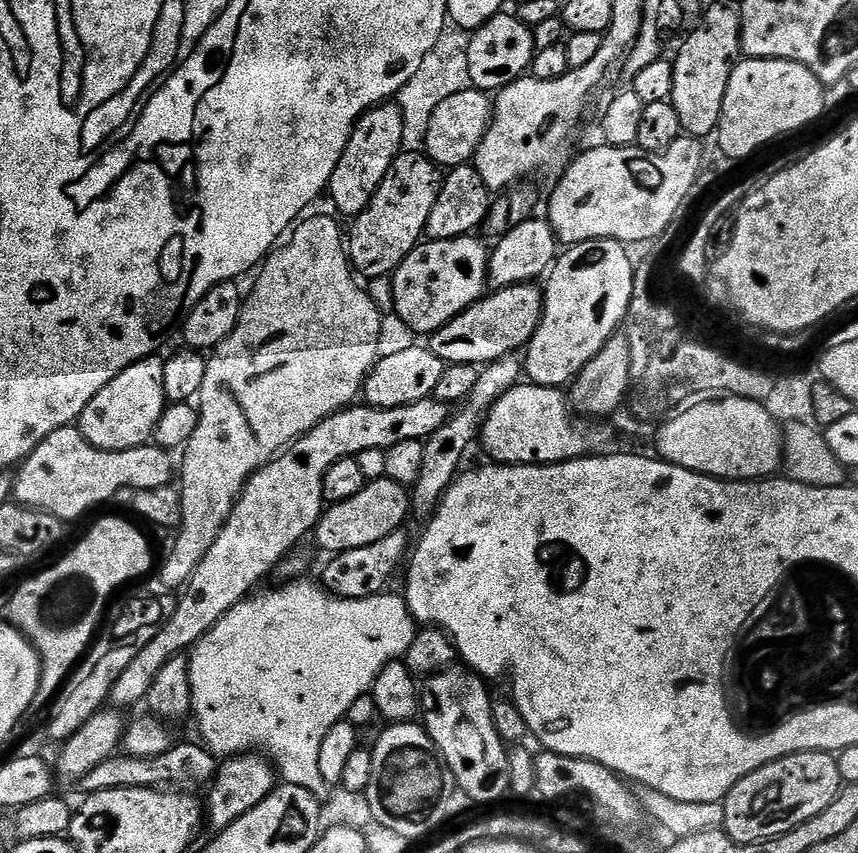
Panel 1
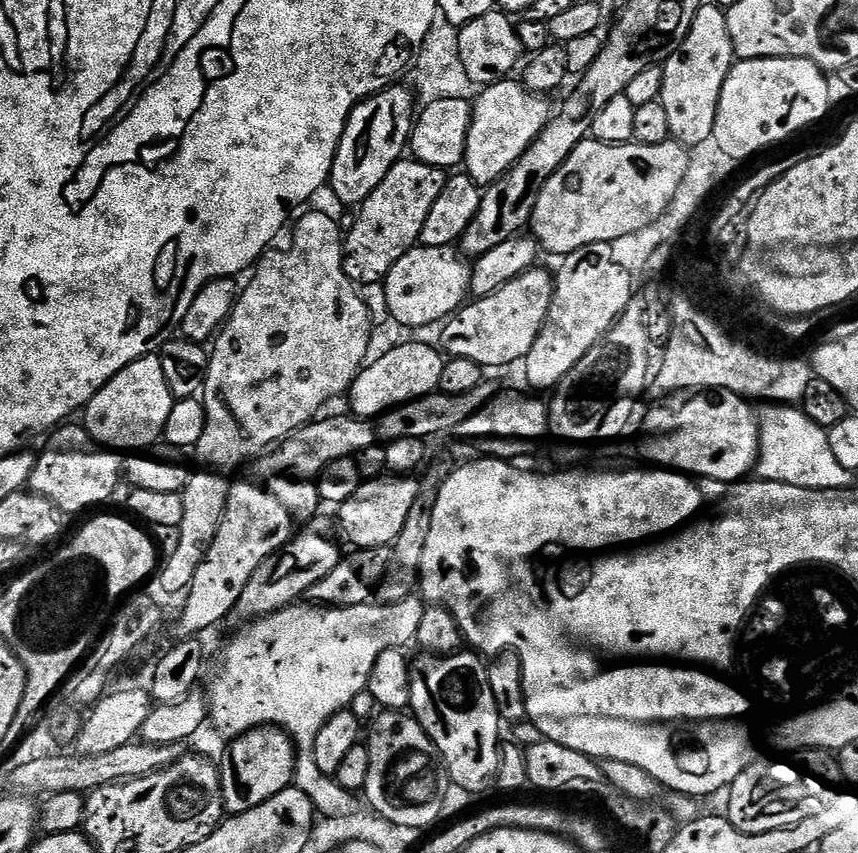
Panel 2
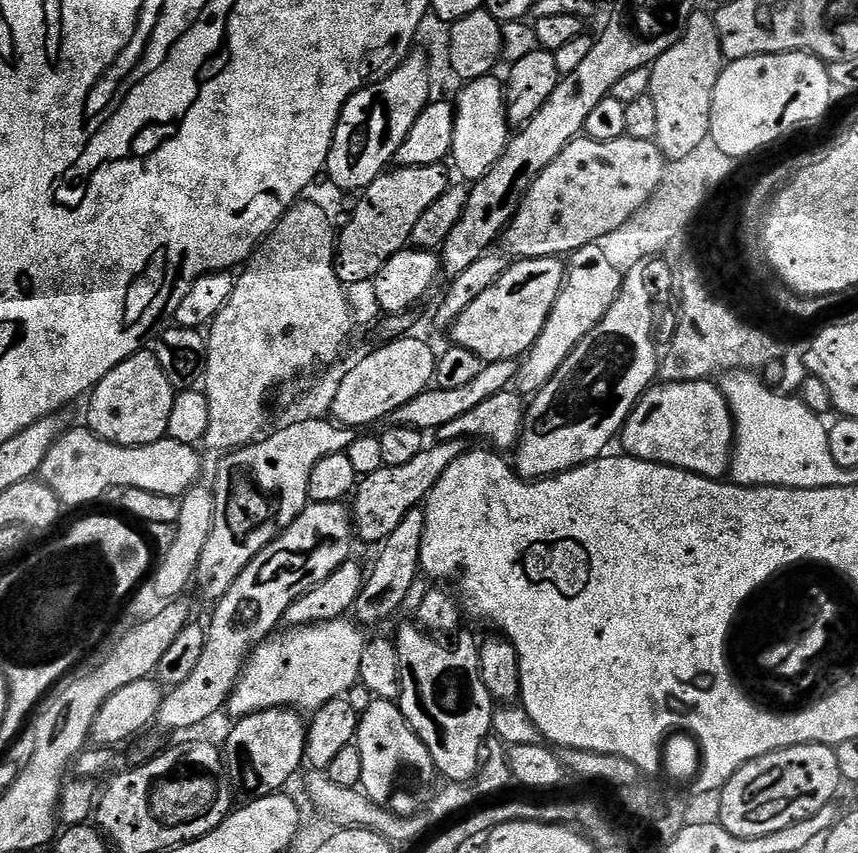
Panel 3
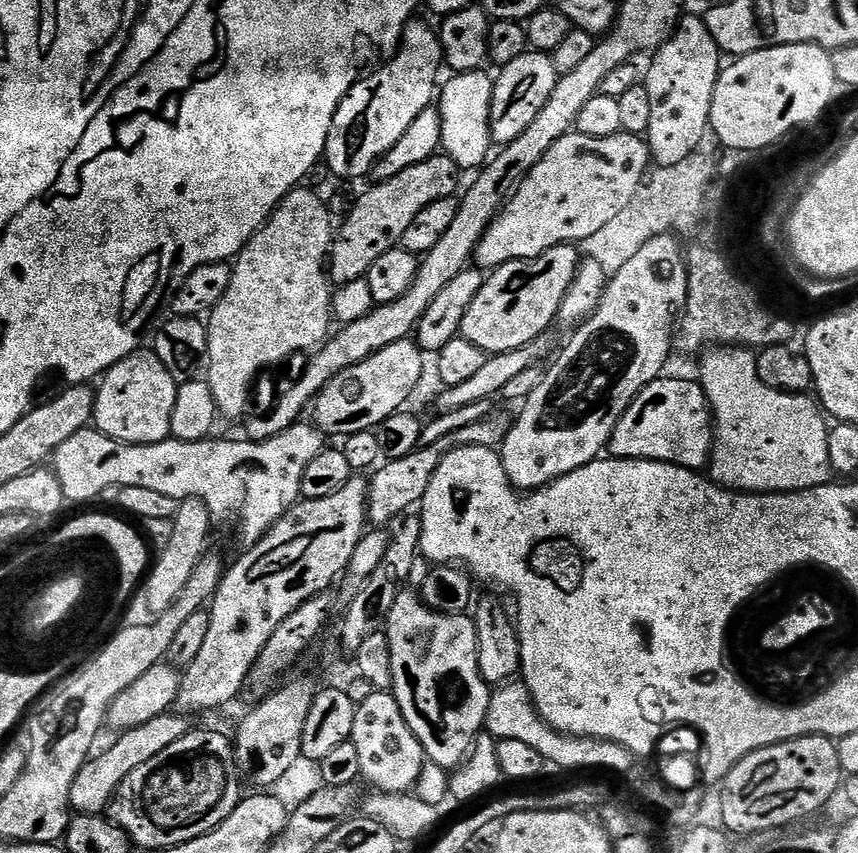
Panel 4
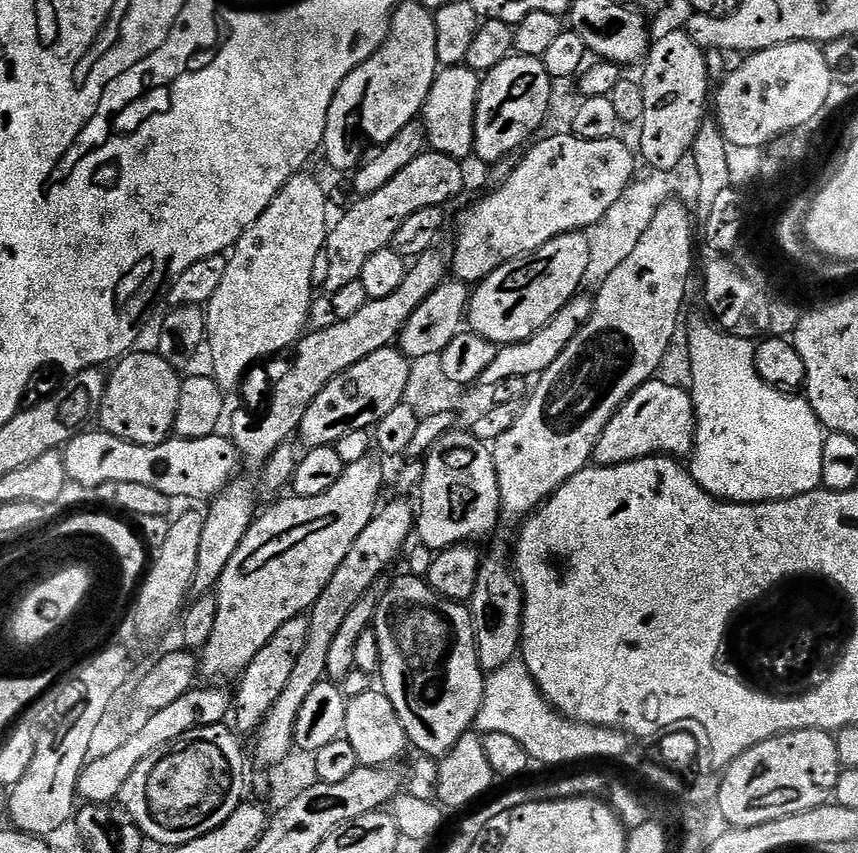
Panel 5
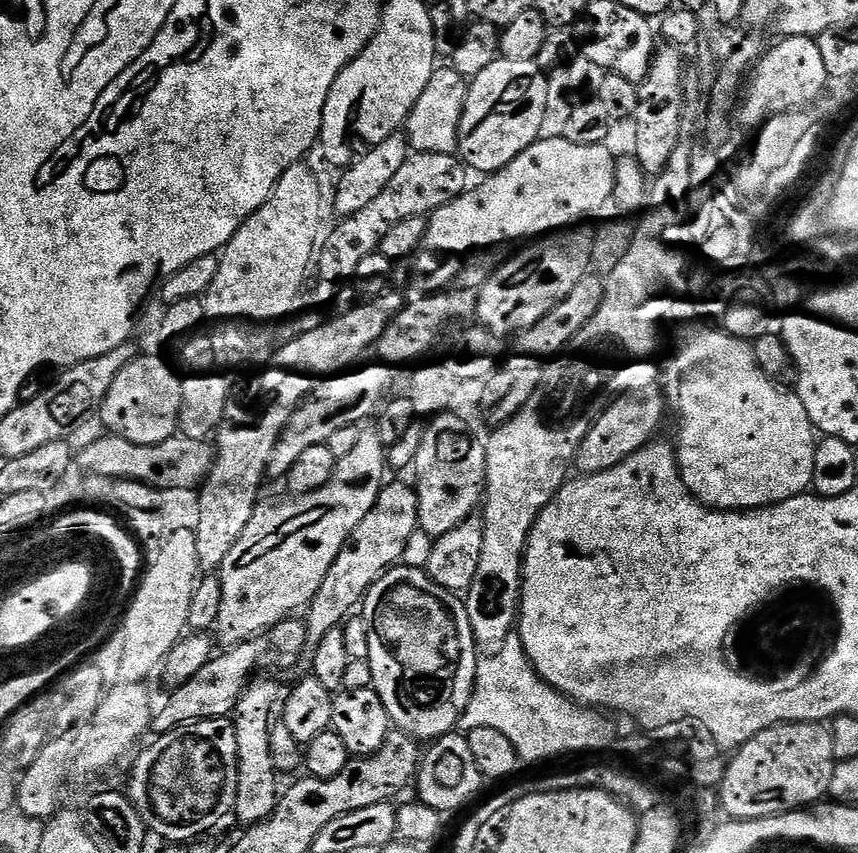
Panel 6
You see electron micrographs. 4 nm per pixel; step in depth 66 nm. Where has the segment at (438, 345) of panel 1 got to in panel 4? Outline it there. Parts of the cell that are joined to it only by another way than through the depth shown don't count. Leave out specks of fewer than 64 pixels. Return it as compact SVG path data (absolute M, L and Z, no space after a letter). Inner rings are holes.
M559 244L532 260L515 260L495 269L485 279L474 302L470 302L466 318L462 318L460 336L478 346L478 350L495 354L518 350L534 338L545 335L557 319L581 261L582 252L576 244Z

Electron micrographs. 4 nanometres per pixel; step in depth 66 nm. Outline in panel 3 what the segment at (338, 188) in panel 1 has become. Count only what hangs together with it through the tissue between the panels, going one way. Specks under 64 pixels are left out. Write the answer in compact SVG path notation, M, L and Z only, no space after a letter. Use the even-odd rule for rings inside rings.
M413 50L385 80L379 80L352 95L340 111L340 121L328 155L326 176L344 192L359 193L371 186L395 161L398 146L406 142L410 126L414 126L433 92L428 57L423 51Z

